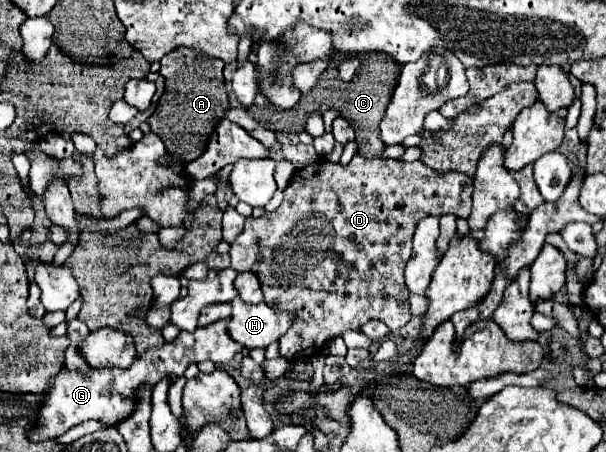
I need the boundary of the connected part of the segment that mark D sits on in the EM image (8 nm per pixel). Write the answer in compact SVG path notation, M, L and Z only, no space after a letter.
M356 153L352 157L352 161L342 167L340 163L312 163L306 169L300 169L296 175L296 179L290 181L290 185L284 189L284 201L282 205L268 215L262 215L258 219L254 217L246 217L246 225L242 235L238 235L234 239L234 243L230 245L230 257L232 257L232 269L236 271L252 271L260 283L262 283L262 293L264 293L264 303L270 305L274 311L288 311L294 315L294 325L282 335L282 339L278 339L280 345L280 355L288 361L294 359L306 359L314 353L320 351L320 347L324 347L326 341L330 341L332 337L342 335L346 329L358 329L360 325L368 323L370 319L380 319L382 323L388 325L390 331L398 331L400 327L404 327L410 321L410 309L408 309L408 291L404 285L404 267L412 255L412 237L416 231L416 225L420 219L428 217L428 215L456 215L456 217L468 217L470 215L470 207L472 207L472 181L466 175L456 175L456 171L446 173L446 175L434 175L434 171L430 171L430 167L426 167L424 163L404 163L398 159L366 159L360 153Z

